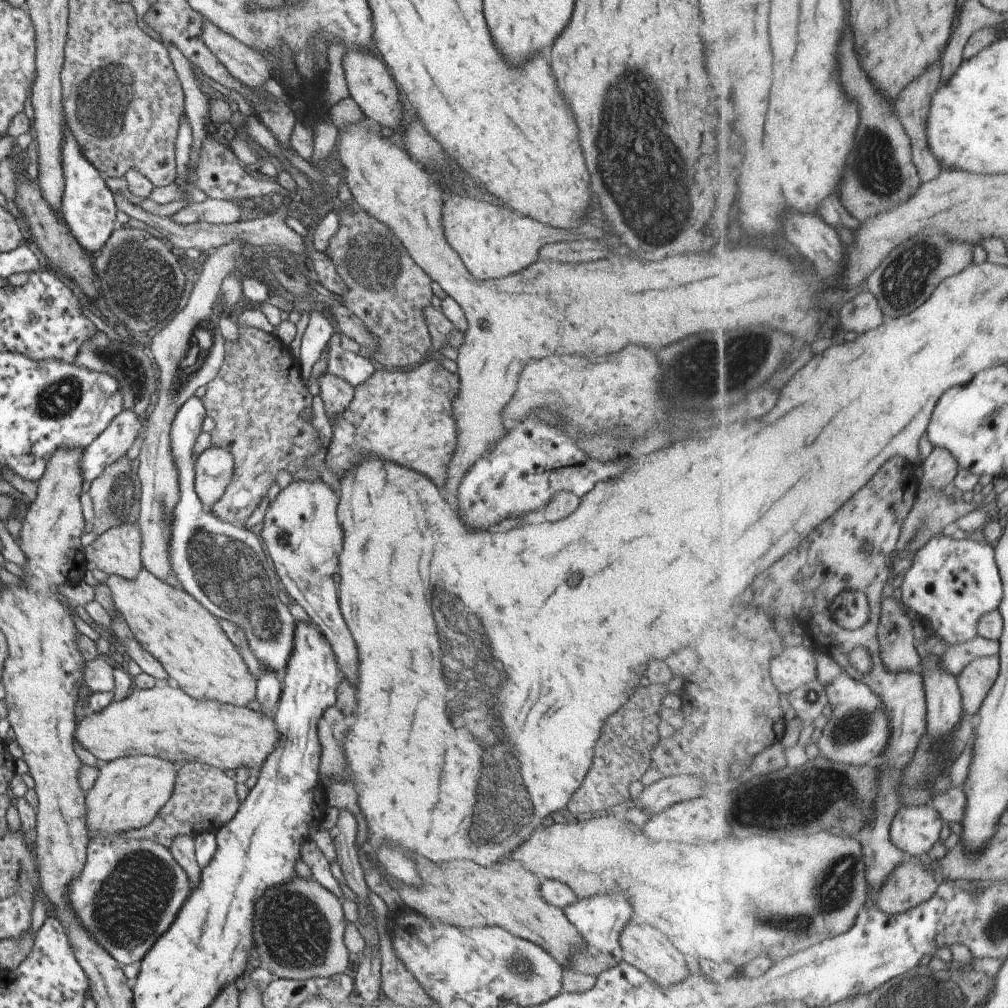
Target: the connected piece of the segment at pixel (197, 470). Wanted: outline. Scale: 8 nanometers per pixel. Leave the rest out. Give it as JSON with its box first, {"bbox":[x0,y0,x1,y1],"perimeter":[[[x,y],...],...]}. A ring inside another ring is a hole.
{"bbox":[193,445,233,504],"perimeter":[[[209,445],[194,455],[193,488],[203,504],[214,503],[228,486],[232,477],[233,457],[229,449]]]}

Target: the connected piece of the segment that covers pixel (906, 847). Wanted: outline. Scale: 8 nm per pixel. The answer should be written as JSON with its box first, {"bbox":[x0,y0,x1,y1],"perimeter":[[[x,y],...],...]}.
{"bbox":[892,803,943,859],"perimeter":[[[930,803],[901,807],[892,822],[893,842],[907,857],[924,859],[943,830],[941,813]]]}

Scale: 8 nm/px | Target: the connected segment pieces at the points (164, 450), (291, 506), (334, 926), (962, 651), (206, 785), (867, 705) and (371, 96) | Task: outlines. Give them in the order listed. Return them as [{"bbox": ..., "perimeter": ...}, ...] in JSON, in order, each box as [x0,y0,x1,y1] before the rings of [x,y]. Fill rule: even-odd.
[{"bbox":[136,241,245,588],"perimeter":[[[233,241],[212,251],[198,272],[187,302],[159,332],[151,338],[146,350],[159,372],[157,401],[145,416],[144,437],[139,447],[136,475],[139,479],[137,524],[140,534],[140,566],[159,580],[175,588],[180,582],[171,570],[169,558],[170,528],[173,509],[180,499],[178,472],[170,447],[170,426],[174,414],[199,386],[205,386],[218,371],[224,357],[224,338],[218,329],[216,299],[221,280],[235,273],[235,264],[244,254],[245,244]]]},{"bbox":[261,477,357,684],"perimeter":[[[319,477],[314,481],[291,479],[289,484],[275,496],[275,499],[268,504],[261,526],[261,540],[265,544],[265,550],[274,566],[281,588],[286,592],[292,603],[299,604],[309,616],[313,624],[321,634],[328,640],[336,665],[340,674],[351,684],[357,682],[357,652],[355,652],[355,642],[341,620],[341,613],[338,607],[337,592],[335,592],[335,582],[333,574],[338,570],[338,556],[342,549],[342,528],[336,517],[336,506],[338,503],[338,493],[336,488]]]},{"bbox":[253,875,349,980],"perimeter":[[[296,875],[288,883],[265,891],[254,904],[253,956],[273,978],[303,980],[333,976],[342,973],[349,962],[342,938],[344,930],[340,900],[318,882]]]},{"bbox":[939,635,1000,676],"perimeter":[[[977,635],[973,640],[966,640],[959,644],[948,646],[939,657],[941,666],[950,674],[957,676],[972,660],[979,657],[999,655],[1000,641],[985,639]]]},{"bbox":[121,763,238,848],"perimeter":[[[185,763],[177,768],[169,798],[153,820],[143,828],[132,829],[121,835],[132,839],[157,841],[157,844],[169,848],[175,835],[196,836],[203,831],[215,832],[235,814],[238,807],[235,784],[221,769],[201,763]]]},{"bbox":[816,649,892,767],"perimeter":[[[817,649],[816,657],[818,679],[825,685],[832,710],[830,719],[817,742],[820,754],[833,762],[856,767],[875,764],[882,760],[892,740],[892,726],[881,695],[873,692],[868,684],[856,681],[824,649]]]},{"bbox":[342,50,403,128],"perimeter":[[[363,50],[347,53],[342,57],[342,69],[348,90],[348,96],[361,109],[364,116],[387,128],[401,128],[399,122],[403,118],[403,107],[394,80],[381,60],[363,52]]]}]

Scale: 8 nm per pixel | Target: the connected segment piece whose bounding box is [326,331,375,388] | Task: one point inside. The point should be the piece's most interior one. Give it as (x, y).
(349, 366)

